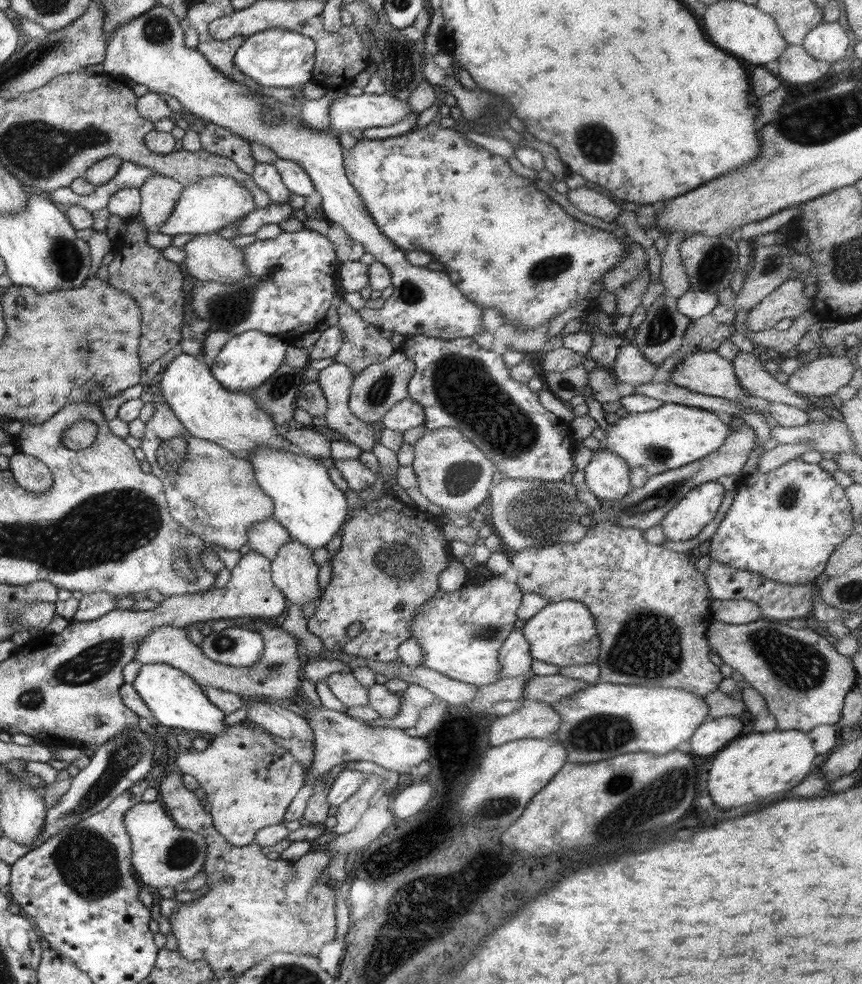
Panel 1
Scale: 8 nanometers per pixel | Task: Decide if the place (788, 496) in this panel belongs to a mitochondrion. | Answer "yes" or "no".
yes

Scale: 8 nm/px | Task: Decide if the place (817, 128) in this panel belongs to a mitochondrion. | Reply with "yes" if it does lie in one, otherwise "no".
yes

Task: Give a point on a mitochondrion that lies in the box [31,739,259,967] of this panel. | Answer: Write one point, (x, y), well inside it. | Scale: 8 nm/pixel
(88, 863)

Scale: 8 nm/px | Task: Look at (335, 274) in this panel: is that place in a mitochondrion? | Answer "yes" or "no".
no

